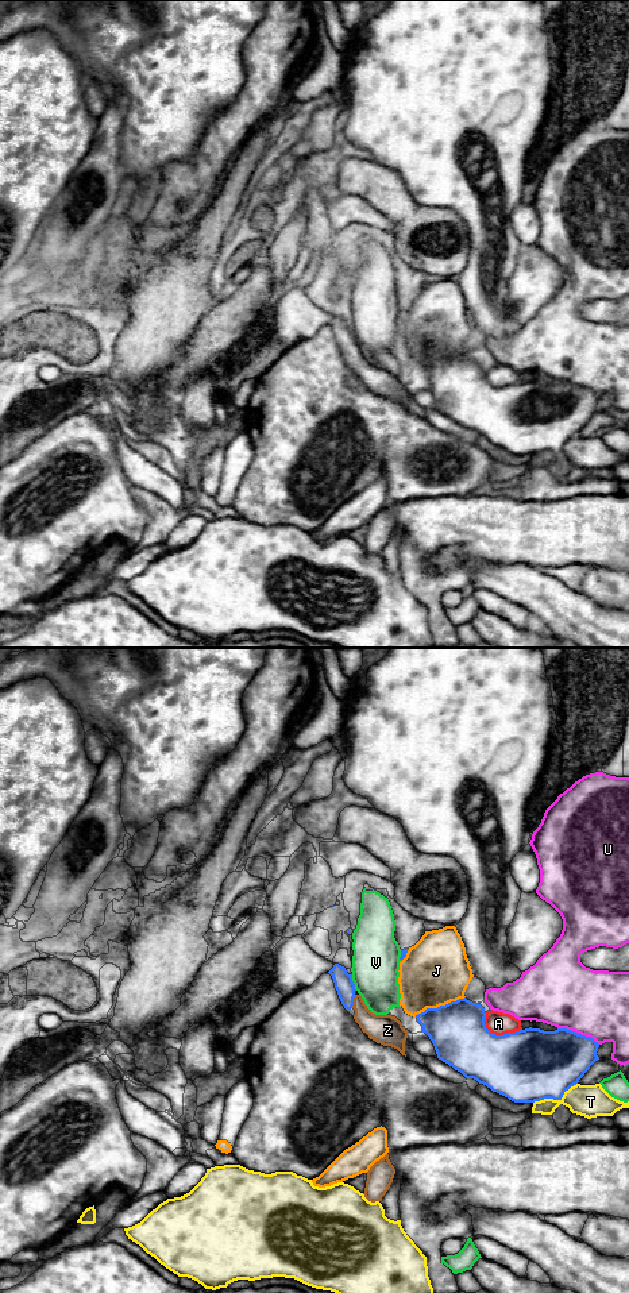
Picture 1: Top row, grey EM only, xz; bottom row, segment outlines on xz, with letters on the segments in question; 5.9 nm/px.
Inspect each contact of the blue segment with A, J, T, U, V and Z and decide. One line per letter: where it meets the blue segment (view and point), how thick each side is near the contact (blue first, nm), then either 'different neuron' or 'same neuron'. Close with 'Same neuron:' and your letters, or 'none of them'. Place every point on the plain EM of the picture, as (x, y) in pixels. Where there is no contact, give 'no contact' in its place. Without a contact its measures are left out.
A: meets blue in xz at (497, 388); 440 nm thick on the blue side, 140 nm on the other; different neuron
J: meets blue in xz at (440, 358); 340 nm thick on the blue side, 400 nm on the other; different neuron
T: meets blue in xz at (555, 451); 440 nm thick on the blue side, 190 nm on the other; different neuron
U: meets blue in xz at (579, 386); 380 nm thick on the blue side, 400 nm on the other; different neuron
V: meets blue in xz at (352, 335); 120 nm thick on the blue side, 280 nm on the other; different neuron
Z: meets blue in xz at (352, 354); 120 nm thick on the blue side, 180 nm on the other; same neuron
Same neuron: Z

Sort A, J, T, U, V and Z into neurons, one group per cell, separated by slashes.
A / J / T / U / V / Z

